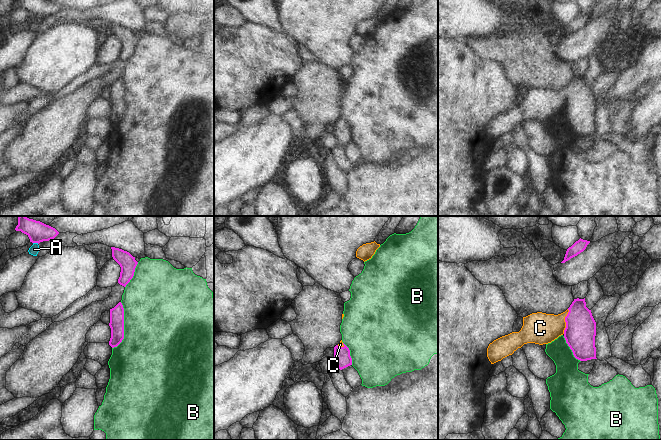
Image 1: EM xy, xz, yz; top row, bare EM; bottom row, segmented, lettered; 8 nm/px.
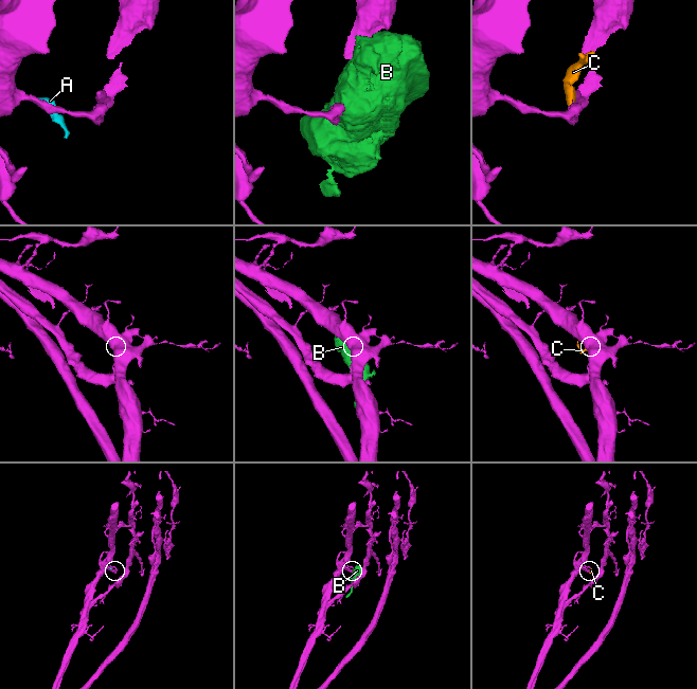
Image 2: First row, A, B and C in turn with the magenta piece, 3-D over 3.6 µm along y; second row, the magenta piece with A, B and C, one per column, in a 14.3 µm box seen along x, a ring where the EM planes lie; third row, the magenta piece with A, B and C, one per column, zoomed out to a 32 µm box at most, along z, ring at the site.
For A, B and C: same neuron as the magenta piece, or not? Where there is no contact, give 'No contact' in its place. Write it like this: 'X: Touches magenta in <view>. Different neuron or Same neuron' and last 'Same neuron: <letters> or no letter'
A: Touches magenta in xy. Different neuron
B: Touches magenta in xy. Different neuron
C: Touches magenta in yz. Same neuron
Same neuron: C

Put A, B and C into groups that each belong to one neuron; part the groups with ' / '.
A / B / C

